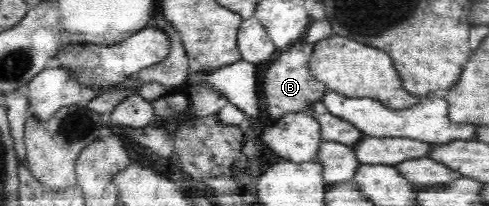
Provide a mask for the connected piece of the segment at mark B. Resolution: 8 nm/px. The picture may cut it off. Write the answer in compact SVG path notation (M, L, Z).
M304 42L282 52L269 64L265 78L261 80L261 92L265 98L265 108L271 119L279 120L288 113L309 111L311 106L323 99L327 85L317 80L310 71L310 58L314 51L314 43Z

